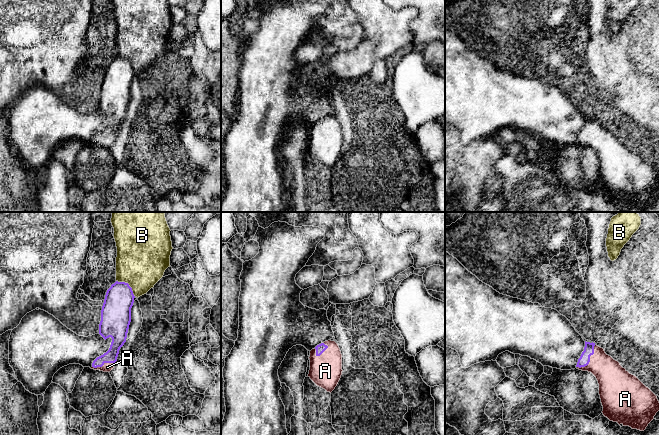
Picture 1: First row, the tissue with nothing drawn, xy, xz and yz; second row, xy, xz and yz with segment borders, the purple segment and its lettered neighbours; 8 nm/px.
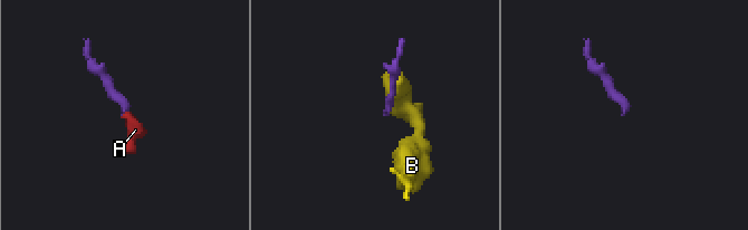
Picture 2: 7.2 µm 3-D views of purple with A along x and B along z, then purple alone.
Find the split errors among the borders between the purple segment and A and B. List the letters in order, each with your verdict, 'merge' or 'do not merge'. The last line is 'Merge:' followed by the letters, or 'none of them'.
A: merge
B: do not merge
Merge: A

